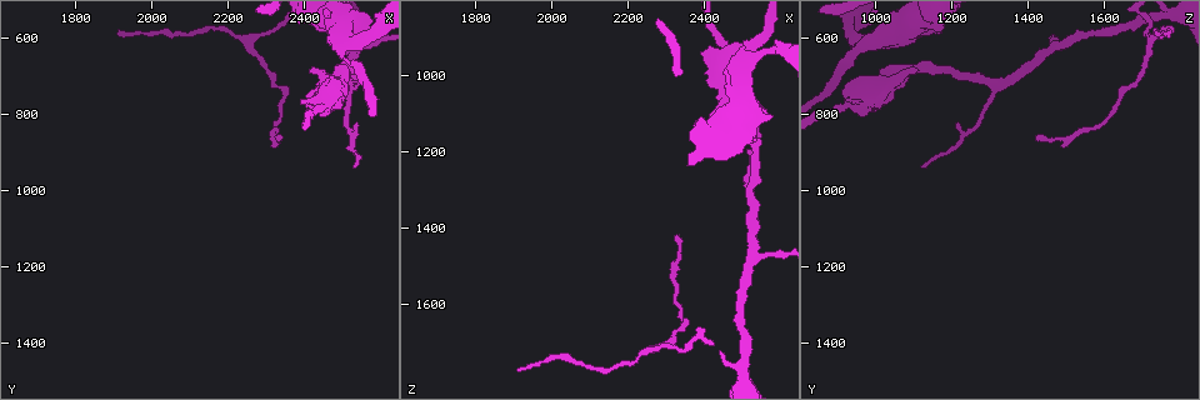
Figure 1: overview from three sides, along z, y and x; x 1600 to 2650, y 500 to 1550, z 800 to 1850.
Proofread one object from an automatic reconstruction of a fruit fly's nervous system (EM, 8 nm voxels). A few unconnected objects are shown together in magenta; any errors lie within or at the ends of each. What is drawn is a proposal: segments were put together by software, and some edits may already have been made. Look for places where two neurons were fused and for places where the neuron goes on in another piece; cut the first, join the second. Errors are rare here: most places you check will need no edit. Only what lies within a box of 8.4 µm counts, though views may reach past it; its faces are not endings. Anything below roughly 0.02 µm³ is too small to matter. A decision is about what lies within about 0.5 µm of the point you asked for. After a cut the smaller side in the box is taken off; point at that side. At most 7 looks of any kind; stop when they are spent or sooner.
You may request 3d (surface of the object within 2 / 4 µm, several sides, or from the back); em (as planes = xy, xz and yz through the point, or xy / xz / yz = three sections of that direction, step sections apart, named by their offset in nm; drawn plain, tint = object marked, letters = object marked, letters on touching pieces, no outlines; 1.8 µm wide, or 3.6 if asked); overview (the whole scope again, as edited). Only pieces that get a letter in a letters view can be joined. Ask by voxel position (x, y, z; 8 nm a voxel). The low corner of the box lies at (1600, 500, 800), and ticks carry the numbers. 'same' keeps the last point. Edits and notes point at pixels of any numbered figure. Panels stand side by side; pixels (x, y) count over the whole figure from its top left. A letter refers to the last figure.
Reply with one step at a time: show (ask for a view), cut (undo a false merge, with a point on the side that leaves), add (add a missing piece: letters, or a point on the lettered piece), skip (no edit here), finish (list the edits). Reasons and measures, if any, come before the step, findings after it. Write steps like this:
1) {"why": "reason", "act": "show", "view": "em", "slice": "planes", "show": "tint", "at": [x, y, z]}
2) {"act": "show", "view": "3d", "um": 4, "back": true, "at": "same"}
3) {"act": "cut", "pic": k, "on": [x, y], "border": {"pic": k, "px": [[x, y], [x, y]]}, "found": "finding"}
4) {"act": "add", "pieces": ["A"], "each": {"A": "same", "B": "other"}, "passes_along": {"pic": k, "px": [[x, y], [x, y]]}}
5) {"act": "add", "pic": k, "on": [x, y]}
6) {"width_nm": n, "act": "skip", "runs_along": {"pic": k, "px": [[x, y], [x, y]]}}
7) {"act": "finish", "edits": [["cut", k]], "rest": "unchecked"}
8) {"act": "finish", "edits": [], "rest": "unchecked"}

{"why": "a narrow waist", "act": "show", "view": "em", "slice": "planes", "show": "letters", "at": [2565, 595, 940]}

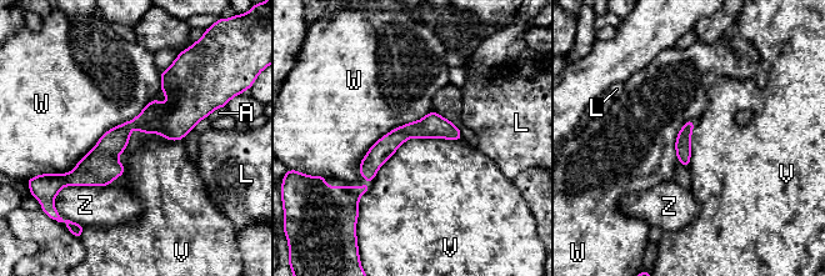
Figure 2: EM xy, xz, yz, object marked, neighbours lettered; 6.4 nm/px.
{"act": "skip", "each": {"A": "other", "L": "other", "V": "other", "W": "other", "Z": "other"}, "runs_along": {"pic": 2, "px": [[203, 113], [133, 124], [69, 177]]}, "found": "one neuron here"}

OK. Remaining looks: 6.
{"why": "an open end", "act": "show", "view": "em", "um": 3.6, "slice": "yz", "step": 8, "show": "letters", "at": [2390, 765, 945]}

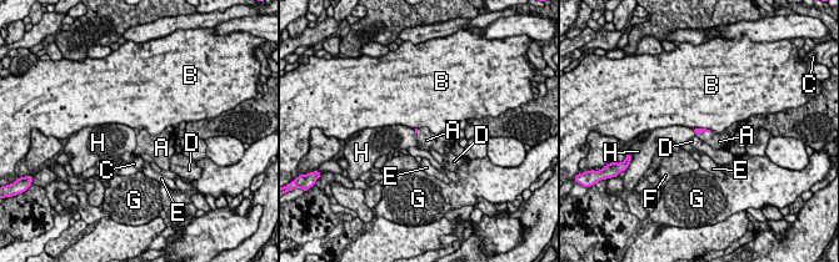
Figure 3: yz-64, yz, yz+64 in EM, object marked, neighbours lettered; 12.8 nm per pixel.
{"act": "add", "pieces": ["A"], "each": {"A": "same", "B": "other", "C": "other", "D": "other", "E": "other", "F": "other", "G": "other", "H": "other"}, "found": "the neuron continues"}

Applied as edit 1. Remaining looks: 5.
{"why": "see it whole again", "act": "show", "view": "overview"}

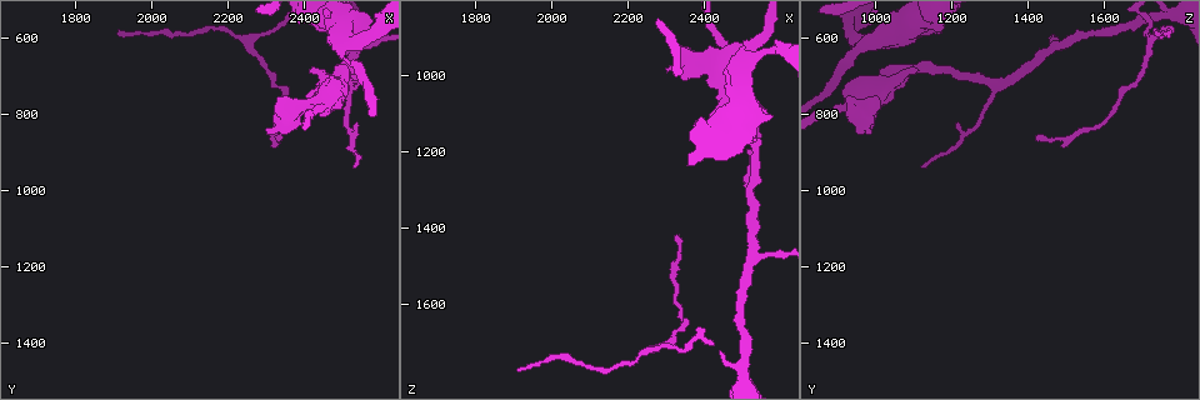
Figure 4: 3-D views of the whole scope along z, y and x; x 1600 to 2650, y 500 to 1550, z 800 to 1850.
{"why": "end of a long branch", "act": "show", "view": "3d", "um": 2, "at": [1915, 585, 1775]}

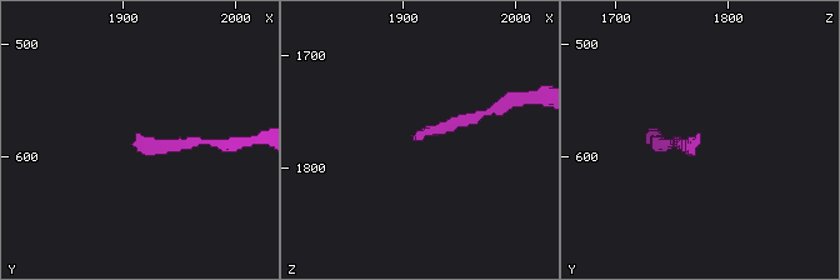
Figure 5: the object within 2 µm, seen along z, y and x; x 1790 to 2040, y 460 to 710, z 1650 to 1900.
{"why": "shape alone is not enough", "act": "show", "view": "em", "slice": "planes", "show": "letters", "at": [1908, 588, 1776]}

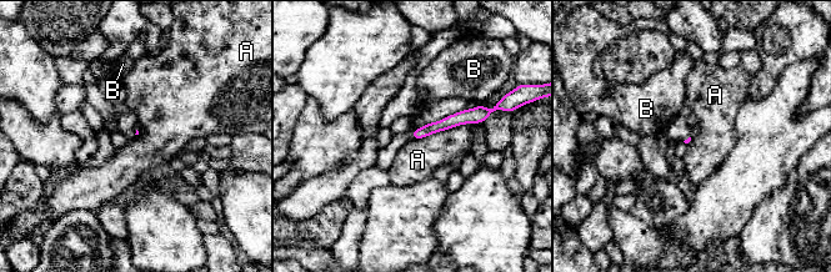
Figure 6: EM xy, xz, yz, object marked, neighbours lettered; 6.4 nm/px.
{"longest_contact_nm": ["A", 440], "act": "skip", "each": {"A": "other", "B": "other"}, "found": "no lettered piece goes on from it"}

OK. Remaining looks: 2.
{"act": "finish", "edits": [["add", 3]], "rest": "unchecked"}

